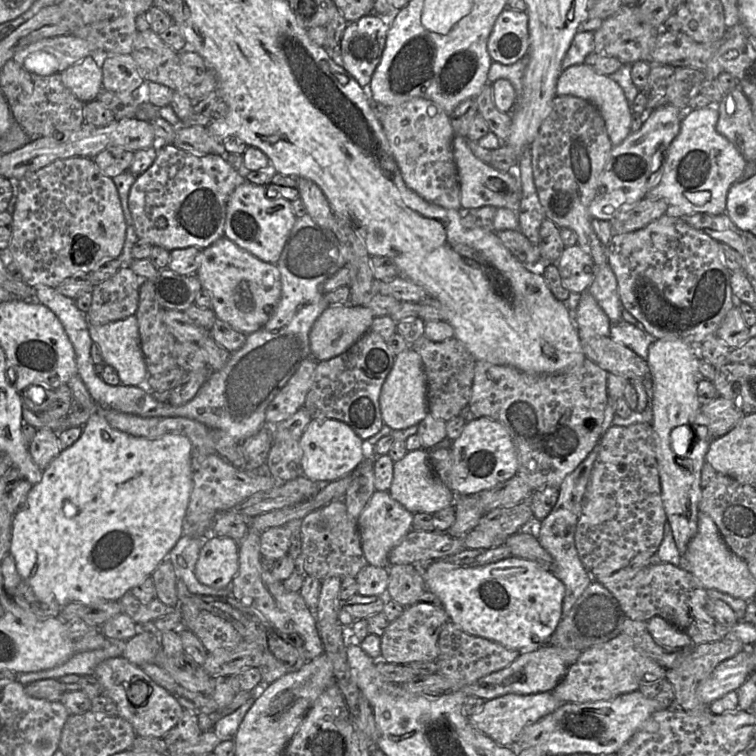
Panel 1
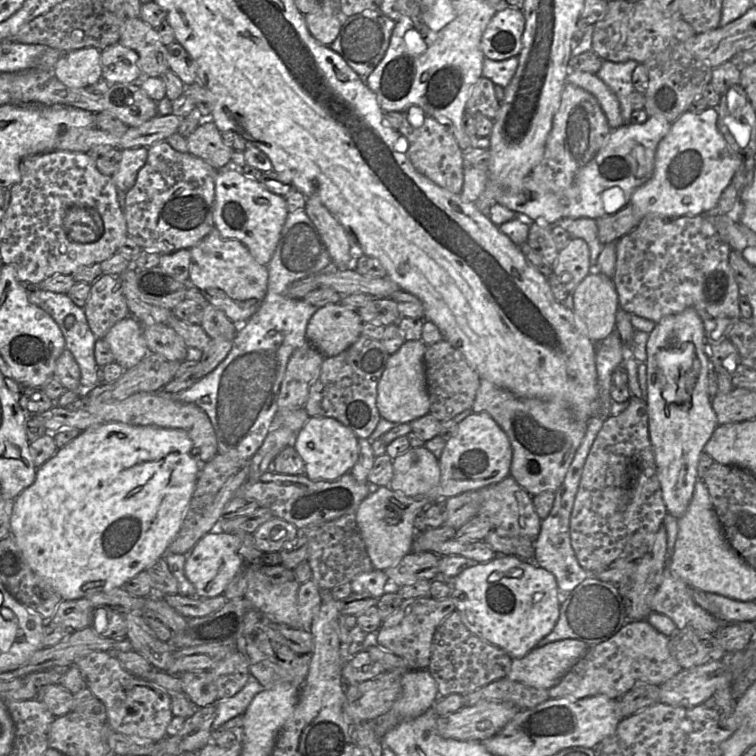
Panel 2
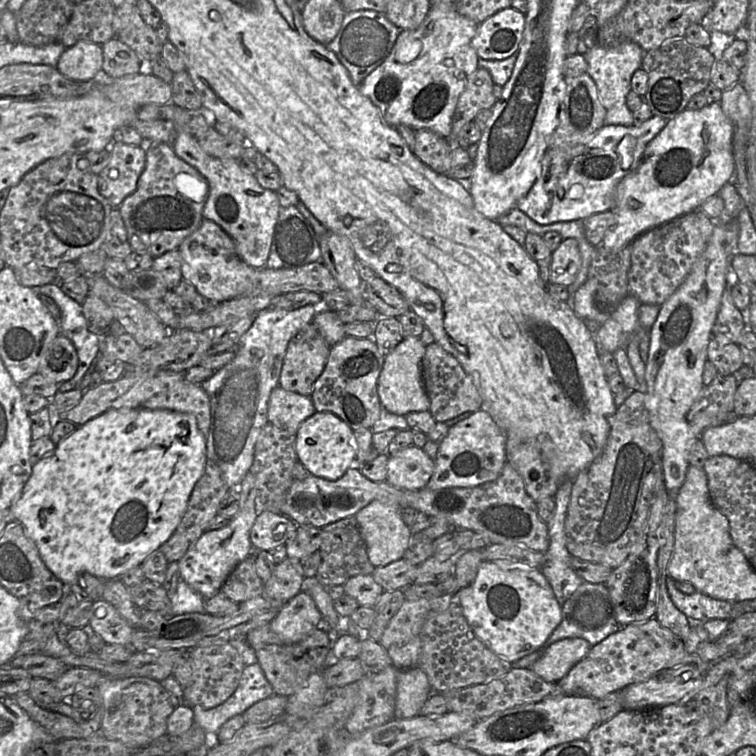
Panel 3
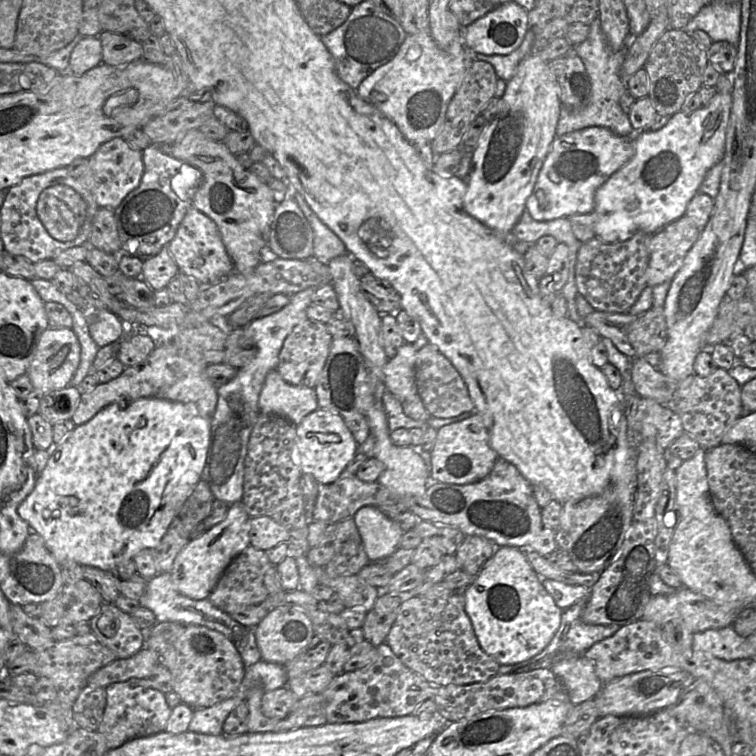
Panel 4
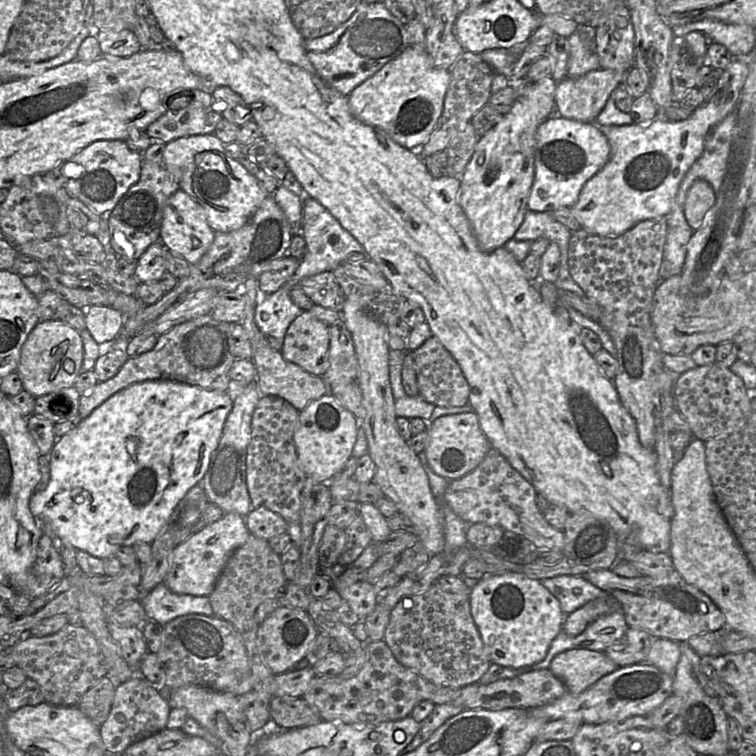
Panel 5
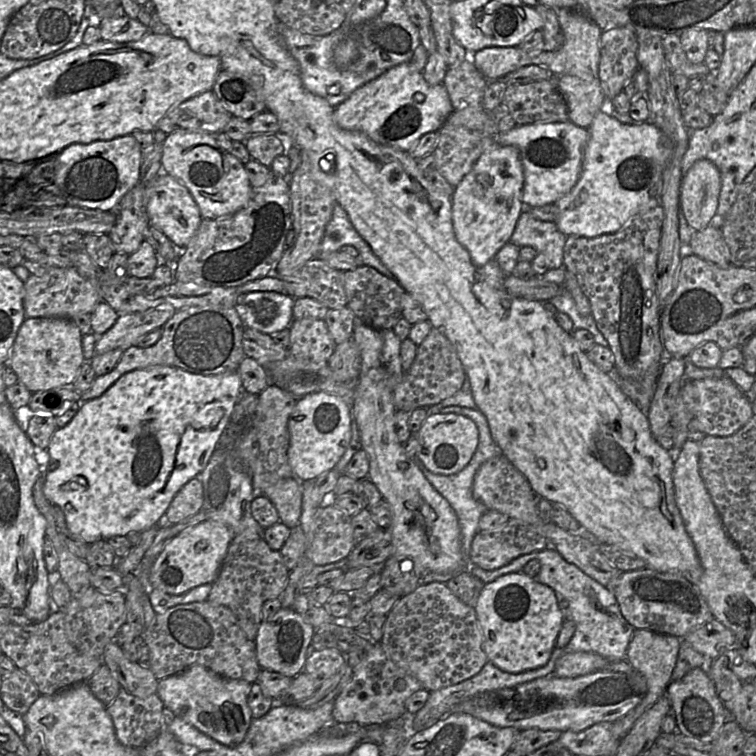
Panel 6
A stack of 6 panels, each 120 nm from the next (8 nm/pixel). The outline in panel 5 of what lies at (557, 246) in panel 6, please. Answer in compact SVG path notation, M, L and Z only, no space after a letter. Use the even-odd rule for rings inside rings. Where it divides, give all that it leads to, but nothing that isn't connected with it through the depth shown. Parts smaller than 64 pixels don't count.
M527 210L523 222L515 232L513 239L532 242L538 238L548 239L558 245L560 250L560 270L557 280L568 279L570 277L568 248L571 231L555 220L551 212Z

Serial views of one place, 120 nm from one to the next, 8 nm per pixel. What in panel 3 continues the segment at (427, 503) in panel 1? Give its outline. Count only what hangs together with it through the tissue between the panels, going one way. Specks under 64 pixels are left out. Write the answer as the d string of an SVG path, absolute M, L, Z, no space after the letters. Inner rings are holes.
M410 445L389 455L386 482L400 489L420 490L428 484L434 469L435 460L422 448Z

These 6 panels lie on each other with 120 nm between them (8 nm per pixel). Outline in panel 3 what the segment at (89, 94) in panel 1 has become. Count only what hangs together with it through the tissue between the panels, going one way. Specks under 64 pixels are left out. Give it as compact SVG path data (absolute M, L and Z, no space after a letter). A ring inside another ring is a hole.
M79 41L67 47L57 63L57 70L73 81L90 81L101 74L103 65L102 45Z

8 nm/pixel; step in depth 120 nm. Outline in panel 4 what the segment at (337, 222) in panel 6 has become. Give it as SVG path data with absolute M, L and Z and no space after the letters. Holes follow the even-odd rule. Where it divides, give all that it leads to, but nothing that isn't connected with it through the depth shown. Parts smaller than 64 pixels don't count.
M293 187L290 188L290 193L298 202L312 227L314 256L319 261L327 263L335 257L348 253L344 242L317 216L304 196Z

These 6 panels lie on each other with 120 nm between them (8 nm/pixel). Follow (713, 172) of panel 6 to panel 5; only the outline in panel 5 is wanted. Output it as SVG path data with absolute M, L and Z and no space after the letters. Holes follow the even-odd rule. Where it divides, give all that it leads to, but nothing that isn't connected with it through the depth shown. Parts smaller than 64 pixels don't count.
M698 179L694 181L686 194L683 205L684 217L693 231L697 231L716 201L716 196L710 184Z

